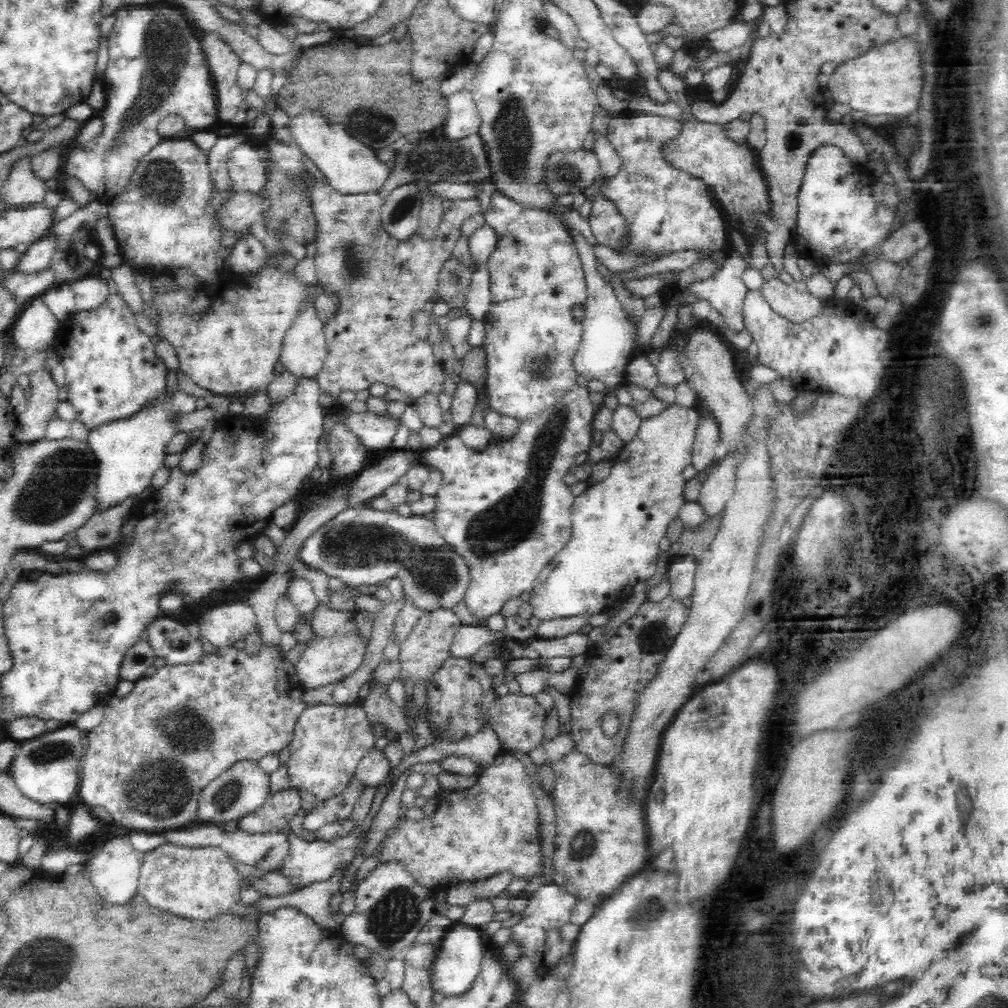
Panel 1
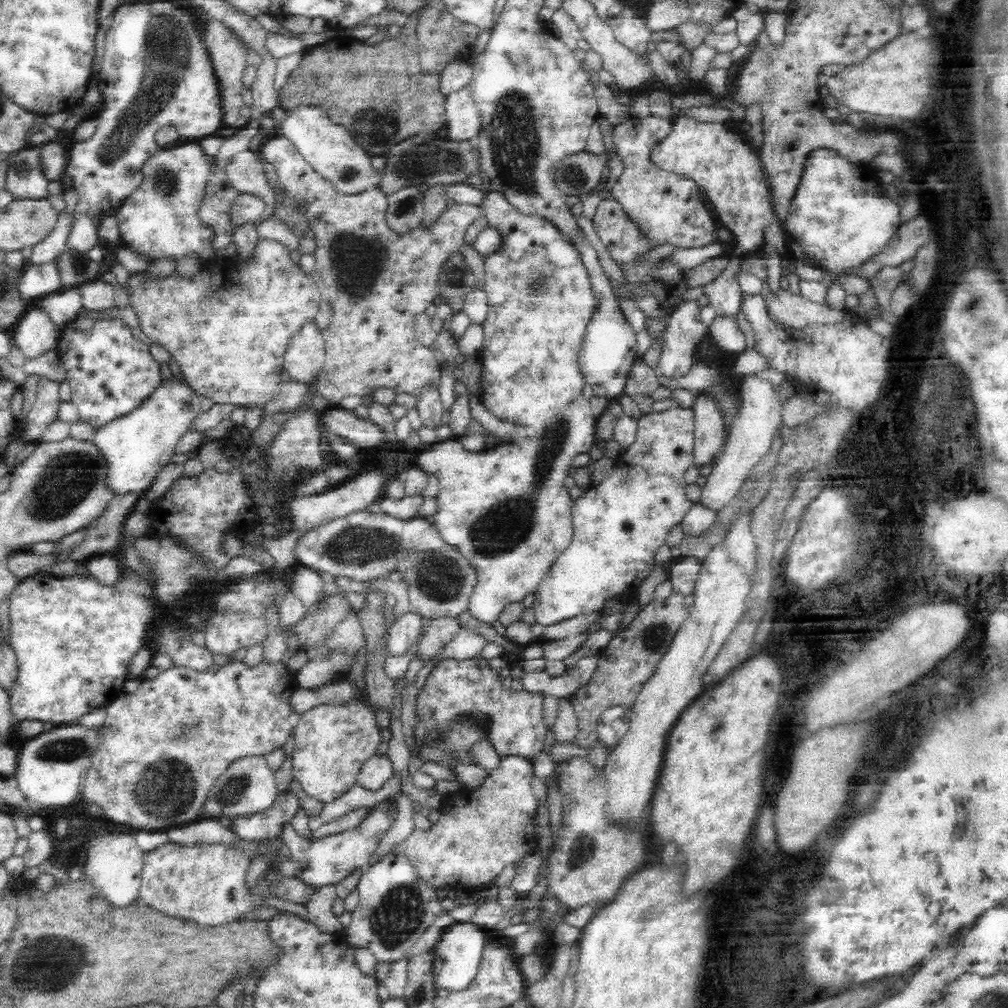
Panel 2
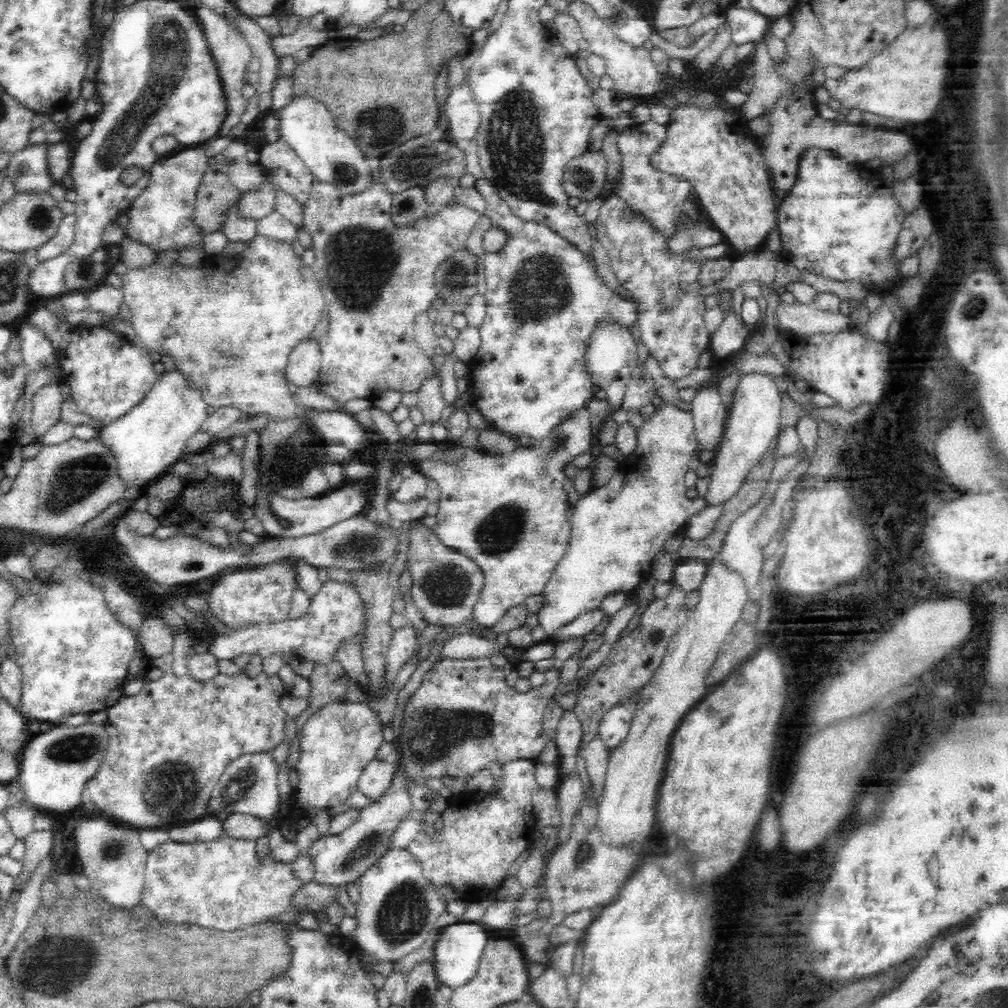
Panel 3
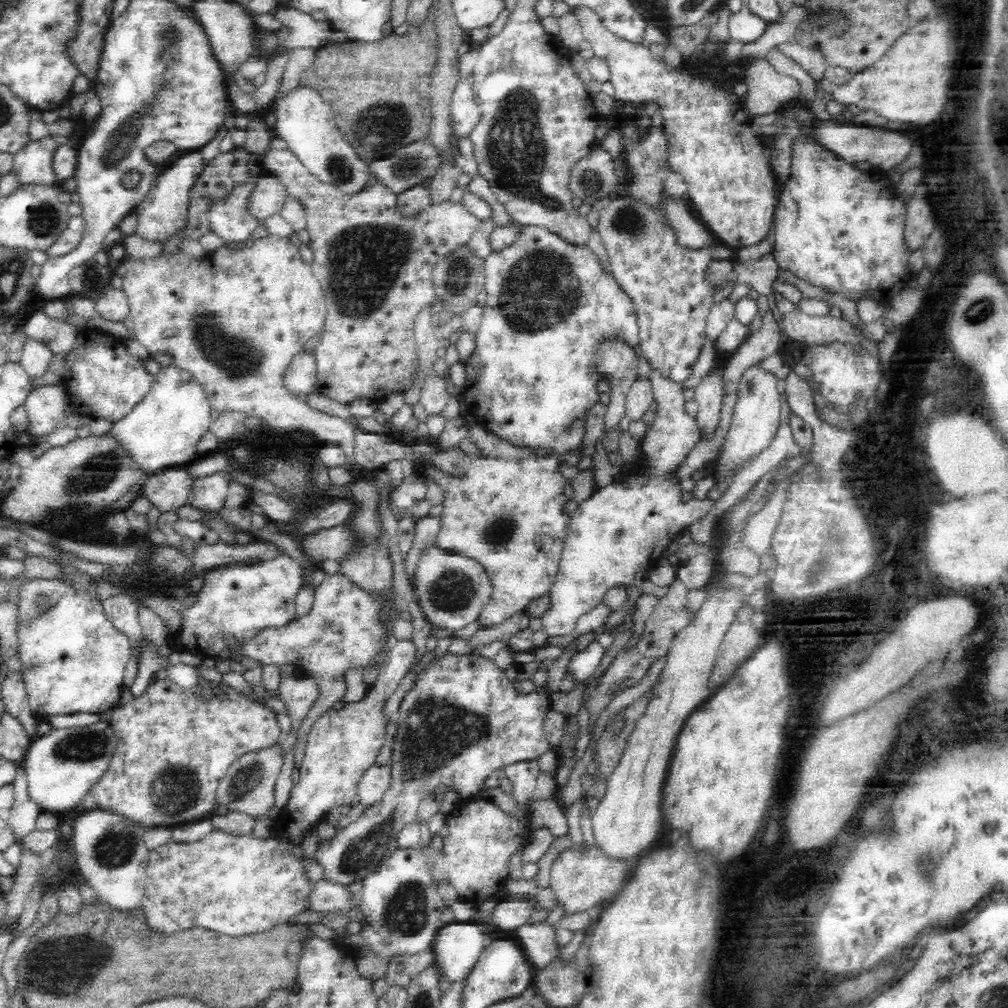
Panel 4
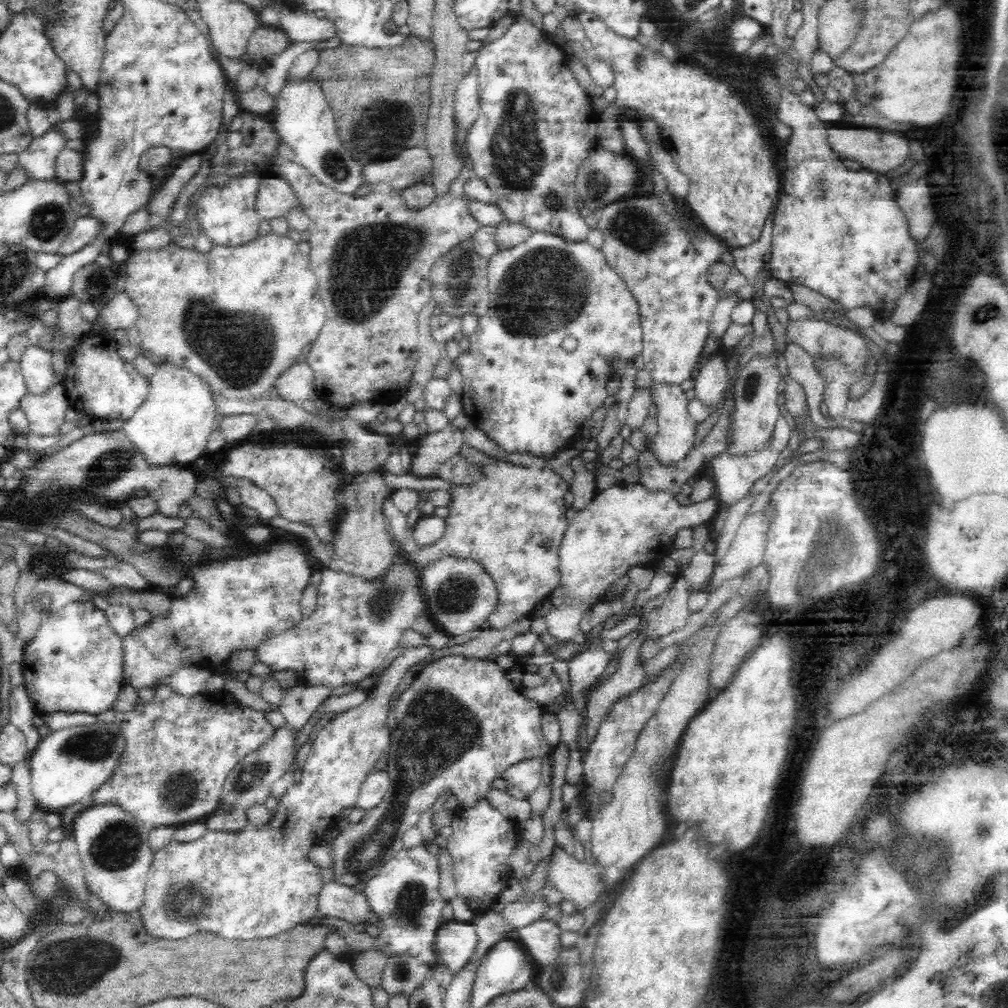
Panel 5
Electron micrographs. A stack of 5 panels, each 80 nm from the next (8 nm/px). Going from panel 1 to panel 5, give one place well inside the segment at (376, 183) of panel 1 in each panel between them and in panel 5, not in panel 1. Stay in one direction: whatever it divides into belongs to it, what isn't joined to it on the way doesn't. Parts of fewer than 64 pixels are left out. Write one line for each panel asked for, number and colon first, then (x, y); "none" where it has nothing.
2: (329, 149)
3: (306, 124)
4: (306, 122)
5: (303, 119)

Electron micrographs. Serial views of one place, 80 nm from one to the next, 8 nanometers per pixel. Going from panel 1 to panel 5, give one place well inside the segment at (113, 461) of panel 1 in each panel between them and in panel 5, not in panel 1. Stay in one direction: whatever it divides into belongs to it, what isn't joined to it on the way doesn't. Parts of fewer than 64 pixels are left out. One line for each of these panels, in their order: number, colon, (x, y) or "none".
2: (138, 445)
3: (149, 439)
4: (161, 432)
5: (172, 425)

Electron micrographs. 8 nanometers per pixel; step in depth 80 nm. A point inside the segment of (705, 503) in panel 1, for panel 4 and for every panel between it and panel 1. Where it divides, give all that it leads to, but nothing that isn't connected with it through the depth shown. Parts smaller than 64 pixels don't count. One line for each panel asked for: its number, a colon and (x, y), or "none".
2: (749, 439)
3: (753, 422)
4: (756, 416)

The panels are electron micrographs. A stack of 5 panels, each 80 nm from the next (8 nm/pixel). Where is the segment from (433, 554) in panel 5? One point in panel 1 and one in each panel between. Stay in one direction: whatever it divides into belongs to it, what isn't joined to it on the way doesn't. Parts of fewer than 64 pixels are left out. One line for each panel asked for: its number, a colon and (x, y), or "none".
1: (505, 509)
2: (505, 508)
3: (507, 511)
4: (507, 514)

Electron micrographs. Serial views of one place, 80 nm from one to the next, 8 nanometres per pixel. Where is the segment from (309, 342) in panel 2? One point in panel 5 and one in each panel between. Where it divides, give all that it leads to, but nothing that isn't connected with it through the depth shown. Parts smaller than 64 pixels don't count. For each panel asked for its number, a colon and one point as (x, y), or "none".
3: (304, 362)
4: (300, 377)
5: (295, 384)

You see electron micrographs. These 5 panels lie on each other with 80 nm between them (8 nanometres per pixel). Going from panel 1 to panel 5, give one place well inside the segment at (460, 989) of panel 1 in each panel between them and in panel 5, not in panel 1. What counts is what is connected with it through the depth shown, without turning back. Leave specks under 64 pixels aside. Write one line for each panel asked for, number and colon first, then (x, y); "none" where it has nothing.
2: (457, 955)
3: (457, 953)
4: (457, 945)
5: (455, 940)

